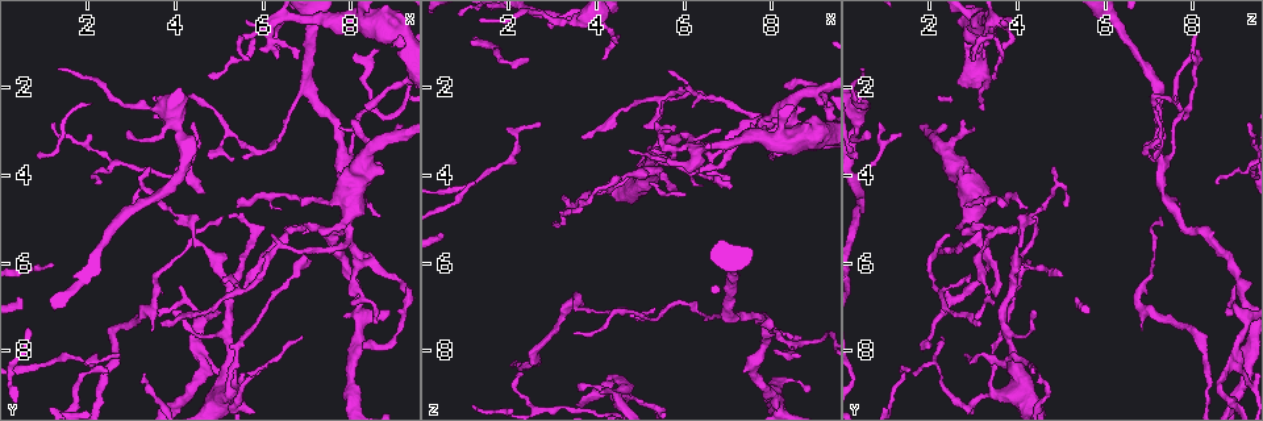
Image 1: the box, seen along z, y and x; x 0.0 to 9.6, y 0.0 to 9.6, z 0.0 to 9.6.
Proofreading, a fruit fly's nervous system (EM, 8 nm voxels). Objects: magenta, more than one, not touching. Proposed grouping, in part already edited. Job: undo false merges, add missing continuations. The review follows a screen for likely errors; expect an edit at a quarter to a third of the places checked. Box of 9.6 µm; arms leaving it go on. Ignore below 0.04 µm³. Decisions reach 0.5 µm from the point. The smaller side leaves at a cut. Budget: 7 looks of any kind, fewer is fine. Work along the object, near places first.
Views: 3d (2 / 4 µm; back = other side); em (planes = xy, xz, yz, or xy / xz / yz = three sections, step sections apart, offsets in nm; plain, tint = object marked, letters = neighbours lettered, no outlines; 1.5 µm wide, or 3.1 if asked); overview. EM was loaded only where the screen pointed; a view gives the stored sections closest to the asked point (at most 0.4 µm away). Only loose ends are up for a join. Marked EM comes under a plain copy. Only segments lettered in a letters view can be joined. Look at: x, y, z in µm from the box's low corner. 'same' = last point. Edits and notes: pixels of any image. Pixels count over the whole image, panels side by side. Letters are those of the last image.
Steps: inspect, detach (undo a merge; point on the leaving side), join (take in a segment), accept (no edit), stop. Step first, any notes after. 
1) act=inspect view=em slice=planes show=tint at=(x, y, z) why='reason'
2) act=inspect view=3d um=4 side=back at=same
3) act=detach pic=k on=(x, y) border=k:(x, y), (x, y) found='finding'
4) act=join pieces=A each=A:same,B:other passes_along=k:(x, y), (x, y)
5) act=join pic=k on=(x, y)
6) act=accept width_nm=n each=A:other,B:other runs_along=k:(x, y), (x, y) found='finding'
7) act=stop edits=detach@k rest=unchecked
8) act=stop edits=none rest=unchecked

act=inspect view=3d um=2 side=back at=(6.40, 4.80, 4.30) why='thin end'

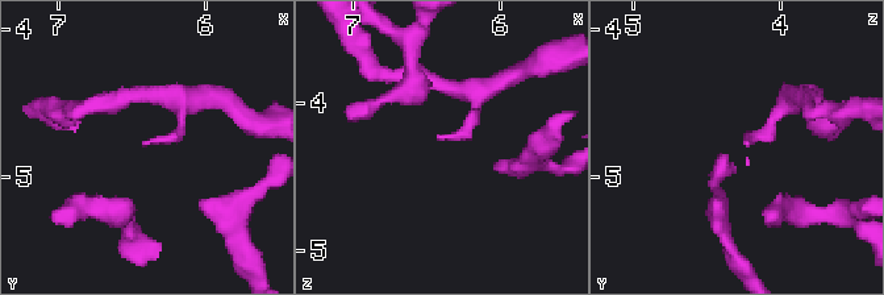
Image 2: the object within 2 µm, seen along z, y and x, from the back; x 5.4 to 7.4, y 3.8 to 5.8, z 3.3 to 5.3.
act=inspect view=em slice=planes show=letters at=(6.40, 4.78, 4.24) why='now the EM'

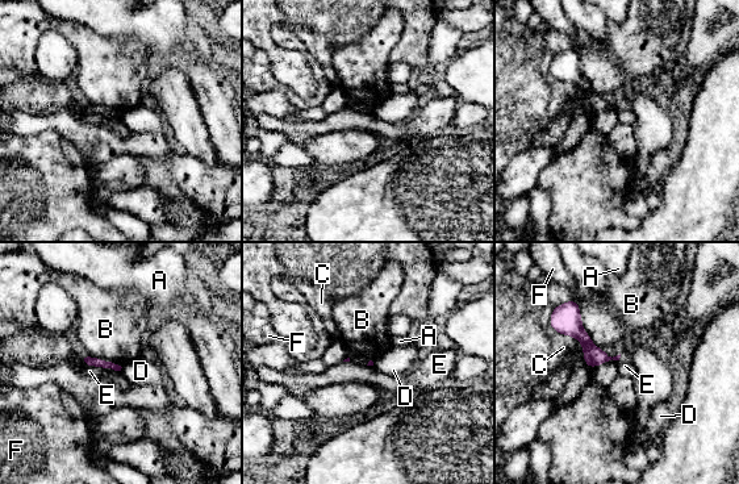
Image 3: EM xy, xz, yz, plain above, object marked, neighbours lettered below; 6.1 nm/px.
act=accept each=A:other,B:other,C:other,D:other,E:other,F:other border=3:(83, 363), (109, 367), (112, 370) found='no lettered segment goes on from it'

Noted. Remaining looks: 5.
act=inspect view=em slice=planes show=letters at=(6.90, 7.65, 2.25)

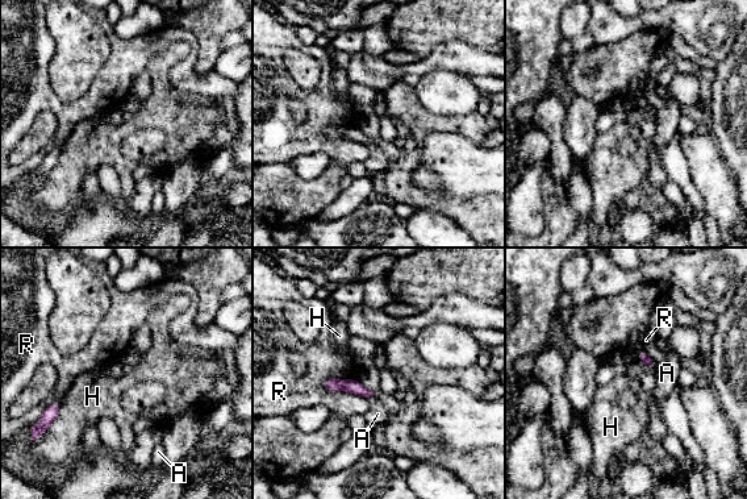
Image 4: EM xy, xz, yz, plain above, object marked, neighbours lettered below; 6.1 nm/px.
act=accept each=A:other,H:other,R:other border=4:(322, 381), (326, 390), (366, 398) found='no lettered segment goes on from it'

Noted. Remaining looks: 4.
act=inspect view=em slice=xy step=8 show=tint at=(4.70, 8.25, 9.00) why='thin neck'

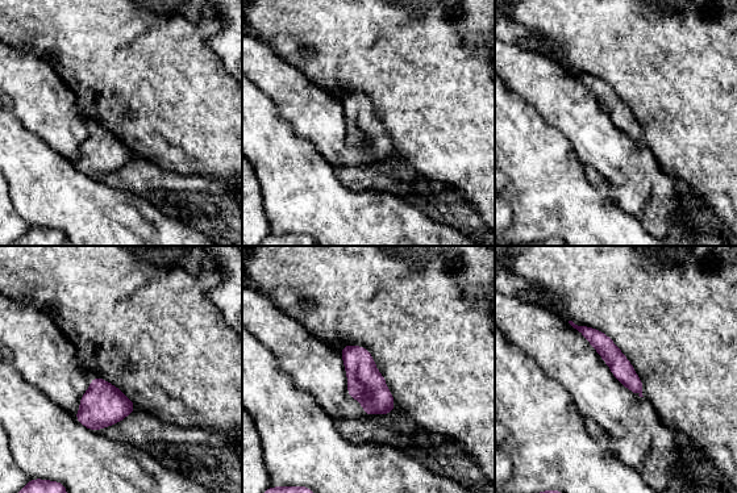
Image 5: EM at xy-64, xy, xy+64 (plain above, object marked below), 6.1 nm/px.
act=inspect view=em slice=planes show=letters at=same why='another direction'

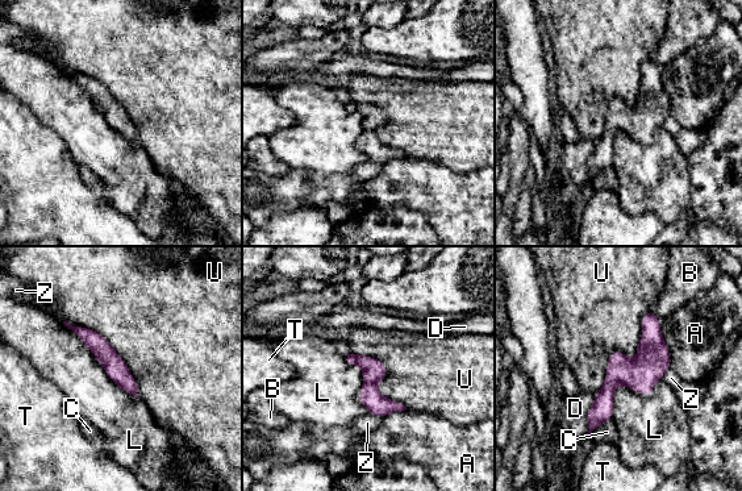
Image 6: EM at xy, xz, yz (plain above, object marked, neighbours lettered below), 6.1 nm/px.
act=accept each=A:other,B:other,C:other,D:other,L:other,T:other,U:other,Z:other runs_along=6:(650, 316), (650, 352), (608, 387), (592, 421) found='continuous, no second neuron'

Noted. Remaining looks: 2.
act=stop edits=none rest=unchecked

